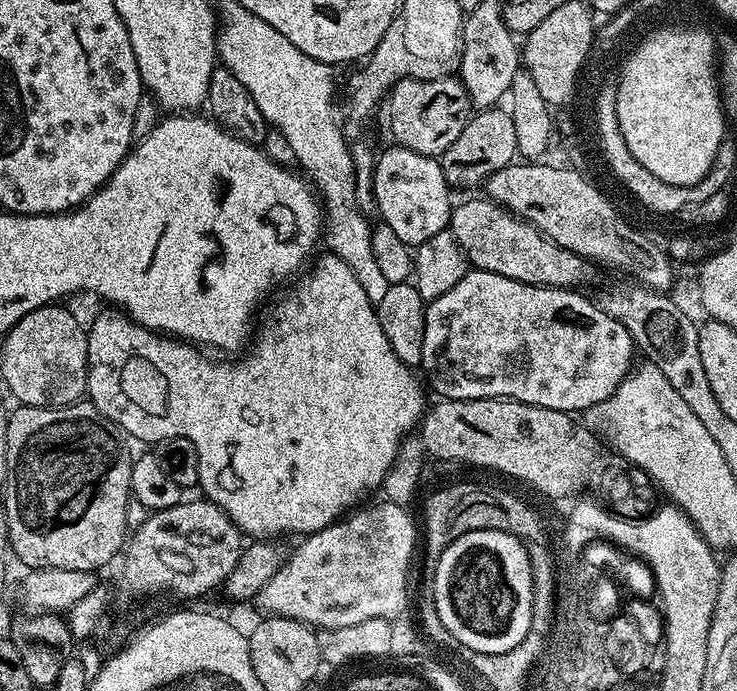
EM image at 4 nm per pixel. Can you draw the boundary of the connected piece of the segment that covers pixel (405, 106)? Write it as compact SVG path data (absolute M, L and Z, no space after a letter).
M455 75L439 76L433 80L399 80L386 100L388 120L397 145L409 148L423 156L439 158L462 134L468 117L473 115L472 102L466 86Z

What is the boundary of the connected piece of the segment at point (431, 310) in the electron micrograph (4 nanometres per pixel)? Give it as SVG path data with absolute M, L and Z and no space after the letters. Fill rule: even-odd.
M470 270L464 275L462 282L458 282L458 286L446 290L446 294L442 294L442 298L427 301L424 310L426 334L422 334L422 362L419 367L428 375L433 390L437 392L435 395L445 400L485 400L499 396L501 400L517 400L523 404L533 404L539 408L549 408L569 414L577 414L576 412L582 411L583 408L595 409L616 394L616 387L632 371L634 345L626 326L622 326L622 322L610 318L610 314L606 314L600 309L599 303L592 301L591 304L582 293L583 291L571 288L545 288L543 284L523 284L514 278L506 278L502 274Z

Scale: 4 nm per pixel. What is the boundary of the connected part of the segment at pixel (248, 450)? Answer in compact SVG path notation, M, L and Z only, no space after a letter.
M334 254L327 255L320 261L317 259L295 281L296 289L289 296L282 297L265 316L263 313L259 317L254 339L247 351L239 357L241 360L237 364L211 364L200 353L203 351L199 347L171 336L151 332L150 329L134 323L120 310L108 310L112 312L102 313L93 322L92 328L90 324L87 329L87 399L103 416L120 425L133 441L136 439L155 442L179 436L190 438L198 454L198 478L200 479L198 488L199 491L204 491L201 492L203 499L217 504L236 523L245 537L252 536L248 538L280 538L276 536L288 536L291 532L311 534L327 528L330 524L335 524L345 513L355 509L360 504L359 500L367 492L372 492L375 488L377 491L383 485L386 474L398 454L401 441L419 425L426 411L424 392L420 389L419 382L412 377L413 369L403 364L398 354L394 354L394 350L390 350L390 342L386 342L386 334L382 334L382 322L378 322L378 314L370 298L366 298L366 290L358 286L358 278L354 278L354 272L350 270L350 266L346 266L346 262L342 262L342 258Z

